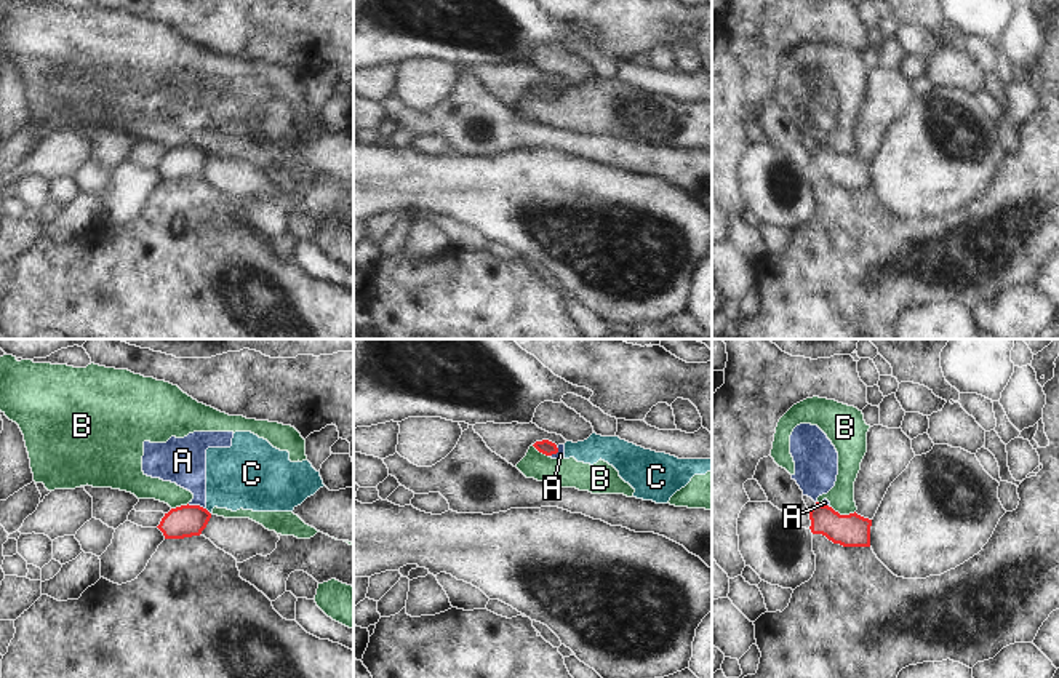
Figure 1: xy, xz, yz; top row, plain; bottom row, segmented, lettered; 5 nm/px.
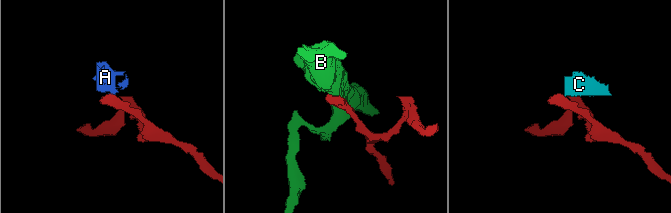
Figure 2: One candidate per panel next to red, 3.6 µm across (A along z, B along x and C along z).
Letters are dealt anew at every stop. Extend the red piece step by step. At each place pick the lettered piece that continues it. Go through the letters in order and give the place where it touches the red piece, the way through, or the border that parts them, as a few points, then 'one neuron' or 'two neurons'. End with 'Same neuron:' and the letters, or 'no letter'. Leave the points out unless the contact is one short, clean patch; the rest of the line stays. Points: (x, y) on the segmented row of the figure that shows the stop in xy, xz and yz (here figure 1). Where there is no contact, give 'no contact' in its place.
A: xy (197, 506) | along xy (187, 504), (197, 504), (205, 509) | two neurons
B: yz (843, 515) | along yz (831, 506), (840, 514), (855, 512) | two neurons
C: xy (208, 512) | along xy (205, 509), (210, 514) | two neurons
Same neuron: no letter

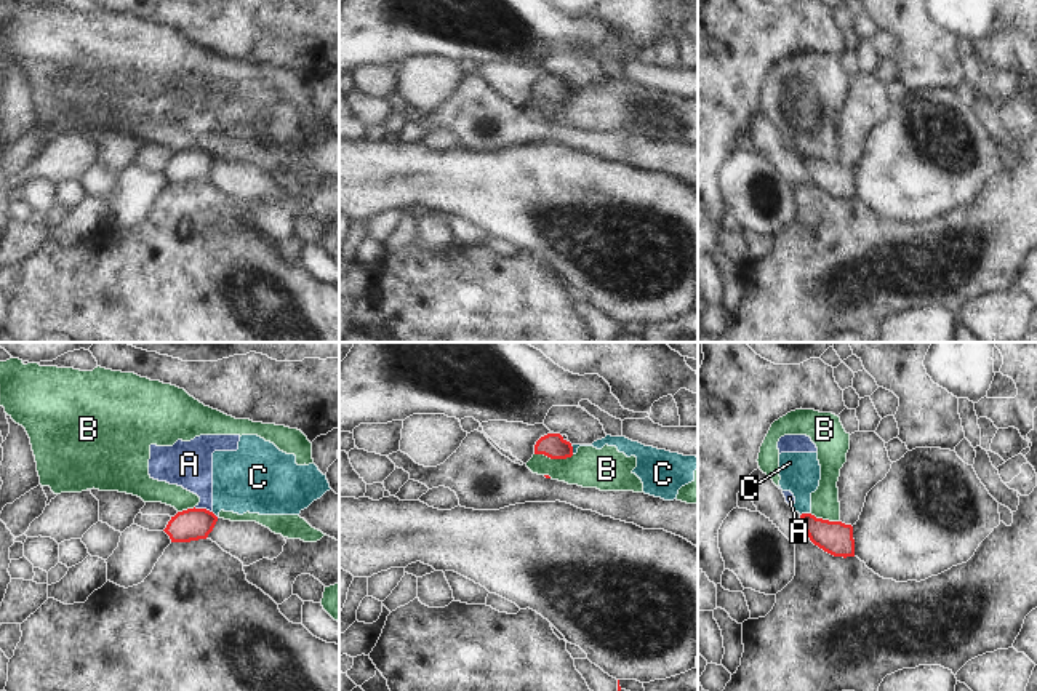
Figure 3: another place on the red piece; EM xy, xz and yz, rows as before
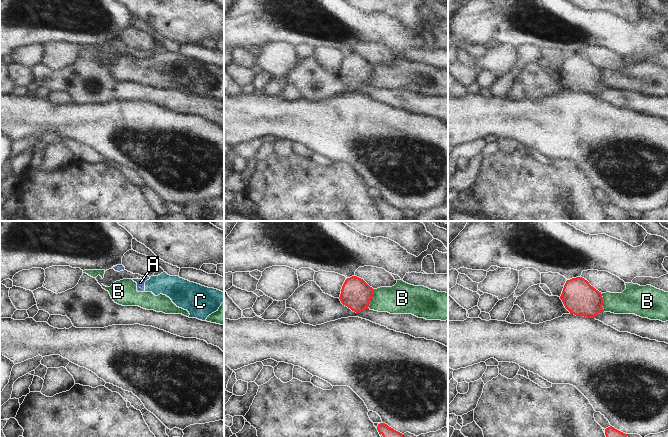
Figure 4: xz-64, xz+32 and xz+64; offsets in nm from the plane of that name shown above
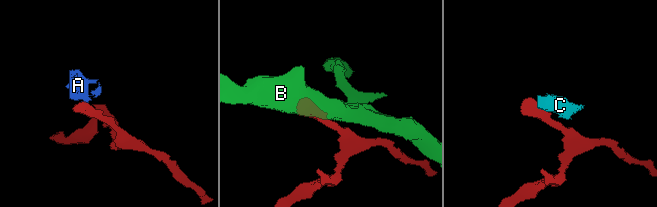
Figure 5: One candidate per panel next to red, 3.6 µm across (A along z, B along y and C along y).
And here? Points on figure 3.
A: xy (204, 509) | along xy (194, 507), (204, 507), (212, 512) | two neurons
B: xz (554, 458) | along xz (535, 453), (551, 458), (570, 458), (573, 455) | two neurons
C: xz (572, 450) | along xz (570, 445), (573, 453) | two neurons
Same neuron: no letter

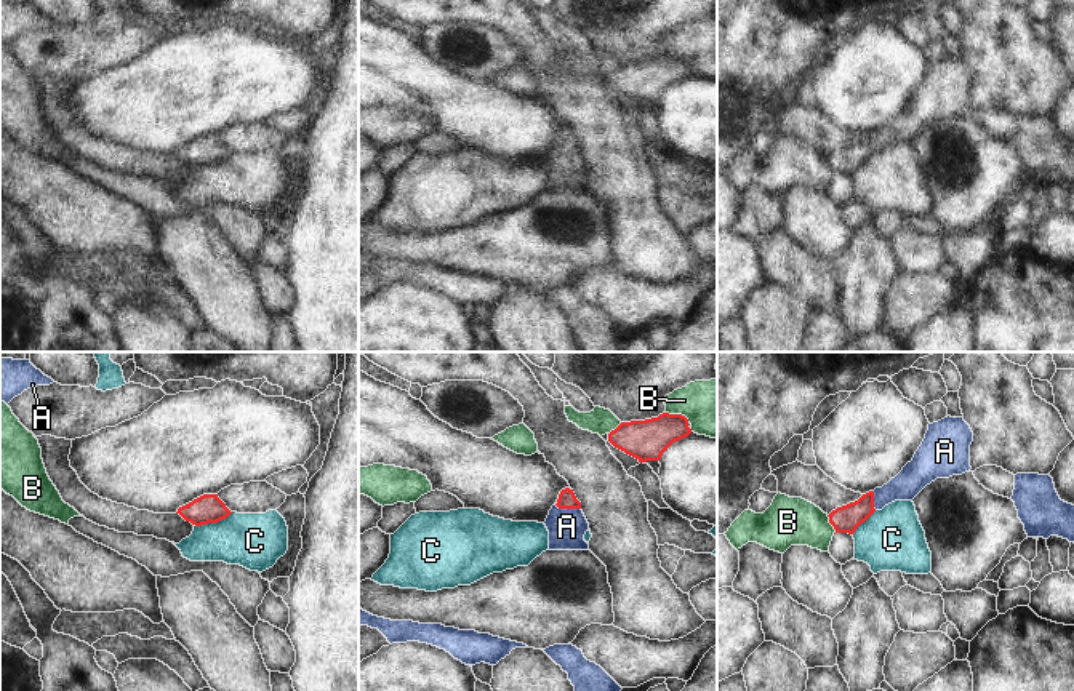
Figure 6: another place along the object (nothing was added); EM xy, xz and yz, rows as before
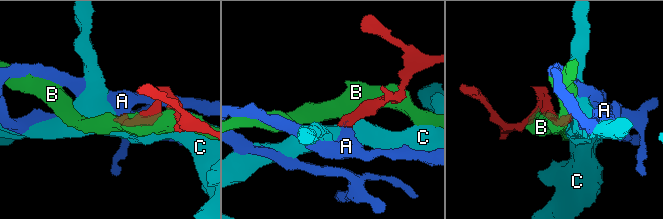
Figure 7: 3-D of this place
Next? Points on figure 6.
A: xz (567, 507) | across xz (567, 499), (567, 507), (567, 527) | one neuron
B: xz (677, 415) | two neurons
C: xy (213, 522) | along xy (232, 512), (216, 522), (194, 525) | two neurons
Same neuron: A

